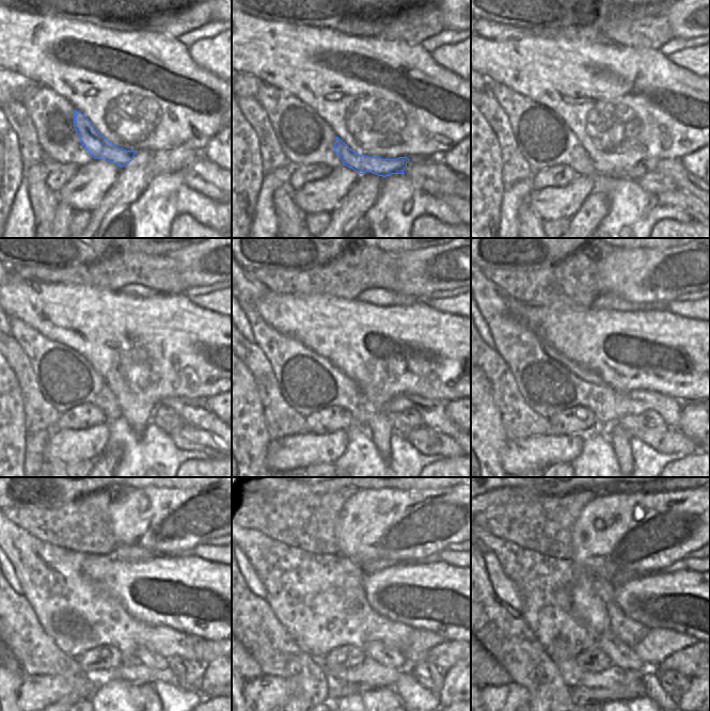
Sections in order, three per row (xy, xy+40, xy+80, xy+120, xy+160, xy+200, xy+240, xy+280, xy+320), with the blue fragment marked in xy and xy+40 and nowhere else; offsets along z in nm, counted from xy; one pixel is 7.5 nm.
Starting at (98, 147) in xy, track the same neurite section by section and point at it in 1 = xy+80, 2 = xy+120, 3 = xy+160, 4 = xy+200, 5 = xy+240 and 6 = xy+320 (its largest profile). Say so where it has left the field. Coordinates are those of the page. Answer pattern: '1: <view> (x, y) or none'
1: xy+80 (636, 171)
2: xy+120 (160, 410)
3: xy+160 (413, 417)
4: xy+200 (653, 420)
5: xy+240 (190, 674)
6: xy+320 (675, 684)

